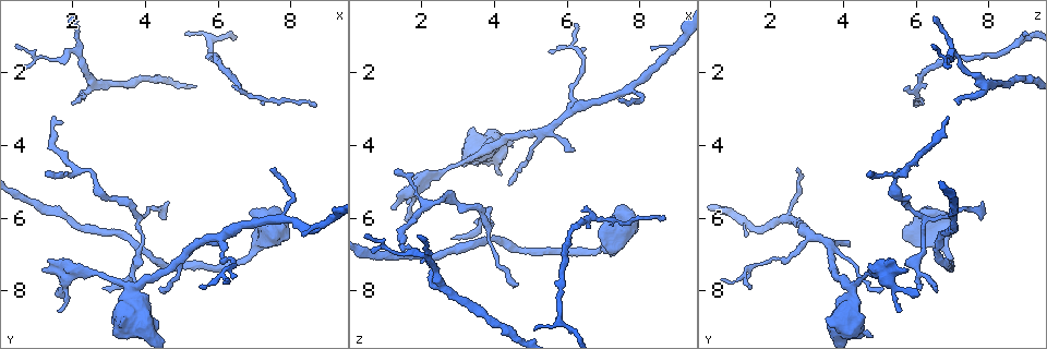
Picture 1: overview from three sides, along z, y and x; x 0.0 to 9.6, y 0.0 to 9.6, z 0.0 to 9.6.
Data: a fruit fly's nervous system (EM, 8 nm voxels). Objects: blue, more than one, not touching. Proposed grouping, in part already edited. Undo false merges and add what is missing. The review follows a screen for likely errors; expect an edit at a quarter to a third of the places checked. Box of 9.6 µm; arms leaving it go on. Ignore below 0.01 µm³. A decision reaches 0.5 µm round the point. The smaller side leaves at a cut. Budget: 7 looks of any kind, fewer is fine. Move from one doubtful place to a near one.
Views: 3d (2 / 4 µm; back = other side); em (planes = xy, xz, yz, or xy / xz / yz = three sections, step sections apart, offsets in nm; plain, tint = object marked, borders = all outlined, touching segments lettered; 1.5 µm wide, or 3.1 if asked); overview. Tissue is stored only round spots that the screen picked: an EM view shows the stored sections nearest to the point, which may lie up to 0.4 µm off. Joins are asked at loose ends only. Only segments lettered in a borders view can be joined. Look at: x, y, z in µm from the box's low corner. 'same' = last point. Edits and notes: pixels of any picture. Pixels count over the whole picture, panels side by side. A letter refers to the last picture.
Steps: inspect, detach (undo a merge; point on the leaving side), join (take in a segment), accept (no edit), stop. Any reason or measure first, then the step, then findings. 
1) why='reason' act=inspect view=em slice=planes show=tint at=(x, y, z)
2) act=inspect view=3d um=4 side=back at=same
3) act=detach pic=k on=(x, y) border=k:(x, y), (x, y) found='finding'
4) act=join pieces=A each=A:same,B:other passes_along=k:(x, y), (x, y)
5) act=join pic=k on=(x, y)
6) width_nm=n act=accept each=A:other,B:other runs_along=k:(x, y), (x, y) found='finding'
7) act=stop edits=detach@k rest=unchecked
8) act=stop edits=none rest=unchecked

why='tapers out' act=inspect view=em slice=planes show=tint at=(1.50, 3.25, 6.85)

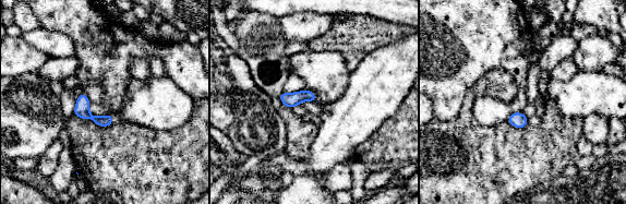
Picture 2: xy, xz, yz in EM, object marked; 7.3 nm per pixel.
why='what lies round it' act=inspect view=em slice=planes show=borders at=same

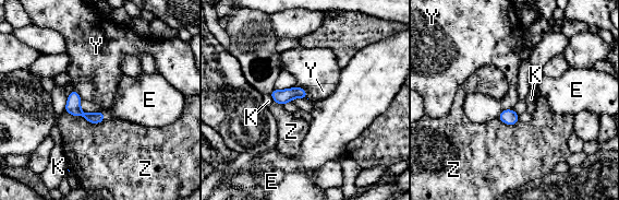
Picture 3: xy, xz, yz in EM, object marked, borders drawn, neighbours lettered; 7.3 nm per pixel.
longest_contact=Z:180nm act=accept each=E:other,K:other,Y:other,Z:other border=3:(74, 89), (82, 100) found='no lettered segment goes on from it'

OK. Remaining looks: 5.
why='free end' act=inspect view=em slice=xz step=4 show=borders at=(8.70, 2.85, 6.05)

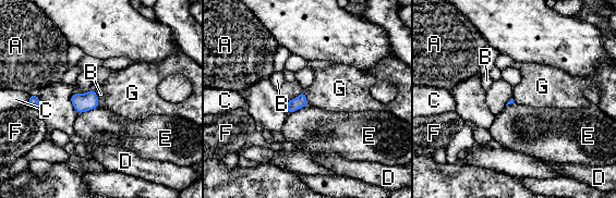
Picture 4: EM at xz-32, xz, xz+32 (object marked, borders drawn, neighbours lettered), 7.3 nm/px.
act=inspect view=em slice=xy step=4 show=borders at=same

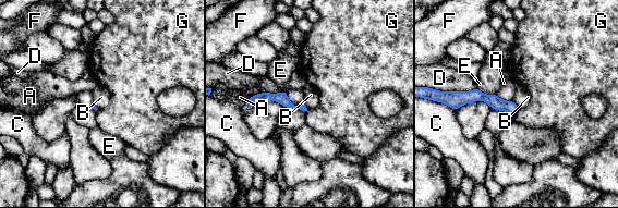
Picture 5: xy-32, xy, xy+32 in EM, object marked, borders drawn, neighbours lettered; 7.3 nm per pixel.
longest_contact=A:320nm act=accept each=A:other,B:other,C:other,D:other,E:other,F:other,G:other found='no lettered segment goes on from it'

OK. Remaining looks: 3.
act=inspect view=em slice=yz step=8 show=tint at=(7.35, 4.75, 2.80)

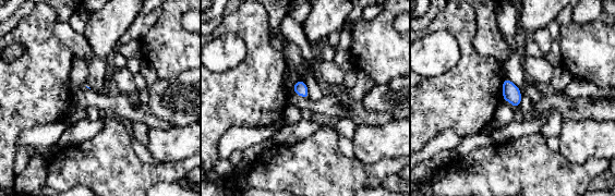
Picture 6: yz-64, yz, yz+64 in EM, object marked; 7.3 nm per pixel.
act=inspect view=em slice=planes show=borders at=same

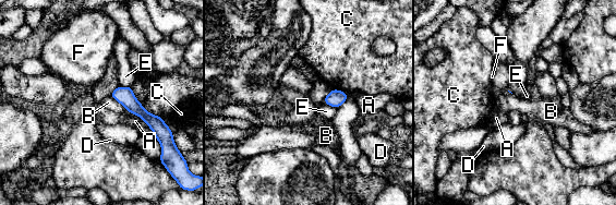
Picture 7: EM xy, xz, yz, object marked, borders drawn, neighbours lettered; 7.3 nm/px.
act=accept each=A:other,B:other,C:other,D:other,E:other,F:other border=7:(110, 95), (125, 109) found='none of them fits'

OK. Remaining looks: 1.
act=stop edits=none rest=unchecked

